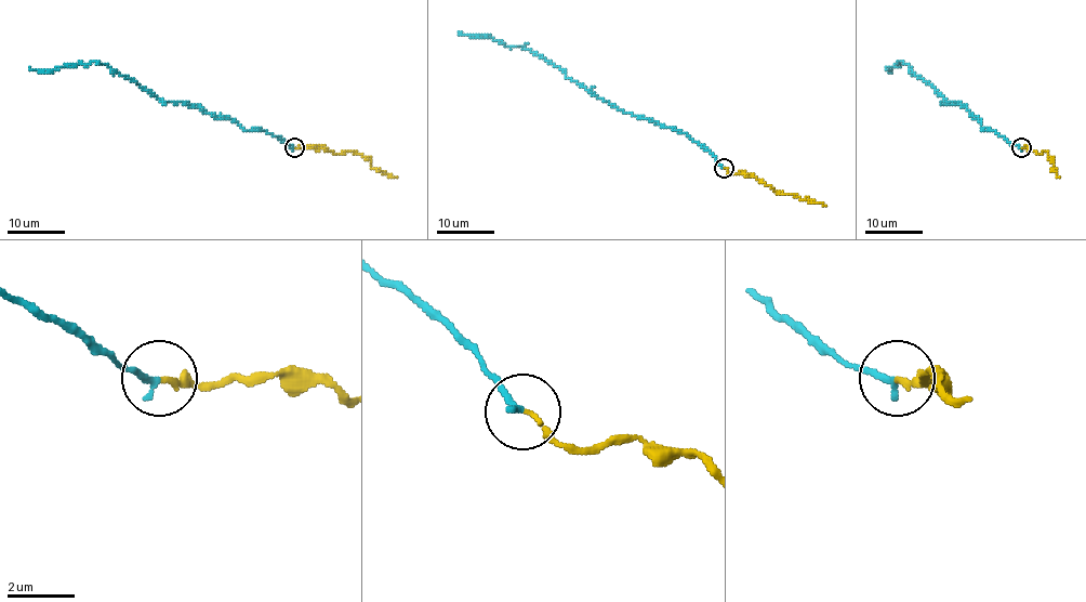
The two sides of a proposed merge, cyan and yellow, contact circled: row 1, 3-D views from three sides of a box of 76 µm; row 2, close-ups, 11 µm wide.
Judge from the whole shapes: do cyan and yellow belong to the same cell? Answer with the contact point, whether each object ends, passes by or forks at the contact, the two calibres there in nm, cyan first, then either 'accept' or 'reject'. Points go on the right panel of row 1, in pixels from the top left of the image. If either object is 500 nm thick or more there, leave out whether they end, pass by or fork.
(1021, 147) | cyan ends | yellow ends | 200/150 nm | accept

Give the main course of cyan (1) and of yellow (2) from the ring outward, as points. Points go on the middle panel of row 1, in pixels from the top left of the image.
1: (724, 167), (685, 134), (625, 114), (531, 51), (507, 47), (490, 37), (469, 37), (458, 33)
2: (724, 167), (731, 174), (754, 174), (776, 192), (826, 205)

